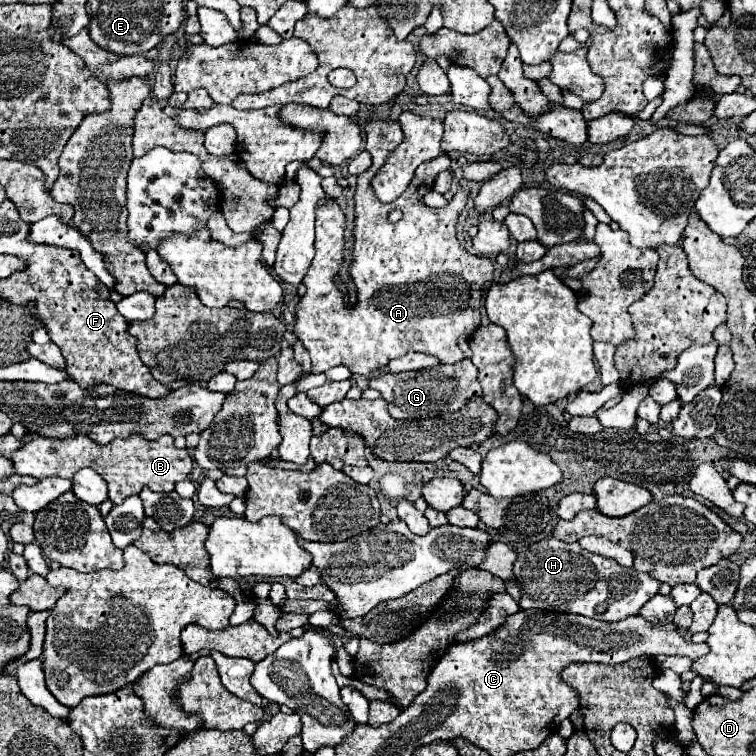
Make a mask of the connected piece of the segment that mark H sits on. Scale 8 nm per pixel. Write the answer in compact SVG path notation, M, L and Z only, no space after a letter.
M548 536L518 554L514 578L522 592L522 608L572 612L604 622L618 622L638 614L660 588L660 582L644 572L624 568L612 558L584 550L578 542L568 544L554 536Z

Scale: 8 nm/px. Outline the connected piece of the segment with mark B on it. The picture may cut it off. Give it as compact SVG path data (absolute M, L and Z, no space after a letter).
M80 434L66 440L56 438L34 438L16 452L12 452L12 464L16 474L28 474L34 478L48 478L48 476L60 476L60 478L72 478L80 468L94 468L106 482L110 490L110 500L114 504L122 504L124 498L140 494L144 486L148 486L154 492L172 492L174 484L180 480L186 480L192 472L190 454L186 448L174 448L174 438L168 434L162 434L160 440L146 440L144 436L128 436L124 440L112 440L110 444L96 444L90 442L88 436Z

